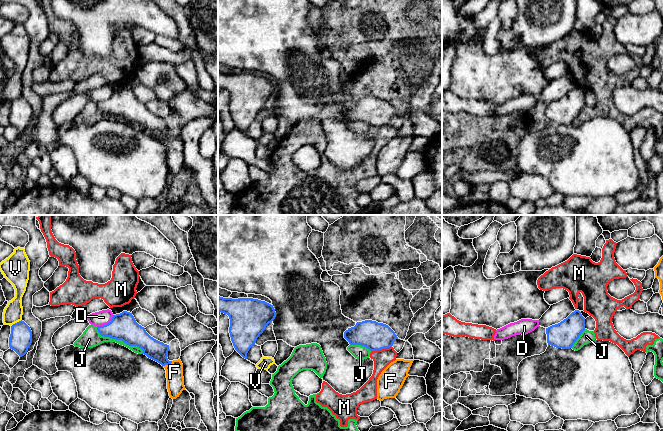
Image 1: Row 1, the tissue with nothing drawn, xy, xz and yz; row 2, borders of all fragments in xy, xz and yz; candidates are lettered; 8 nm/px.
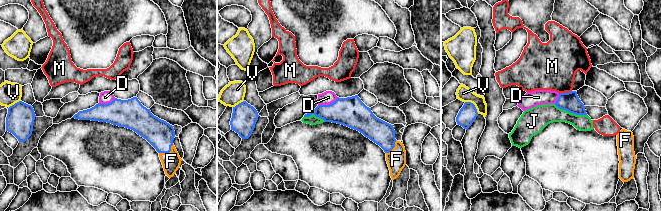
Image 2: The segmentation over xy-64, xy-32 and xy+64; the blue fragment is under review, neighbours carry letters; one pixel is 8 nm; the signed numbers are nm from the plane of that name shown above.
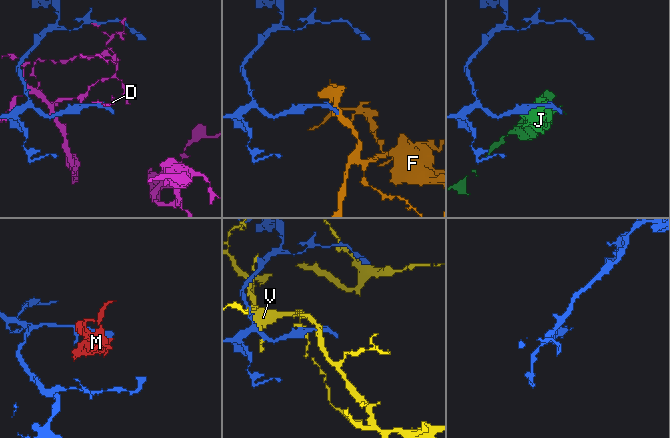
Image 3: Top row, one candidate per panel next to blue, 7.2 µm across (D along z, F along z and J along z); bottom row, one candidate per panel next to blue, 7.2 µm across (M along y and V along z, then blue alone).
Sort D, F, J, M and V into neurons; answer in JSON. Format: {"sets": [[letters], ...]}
{"sets": [["D"], ["F"], ["J", "M"], ["V"]]}

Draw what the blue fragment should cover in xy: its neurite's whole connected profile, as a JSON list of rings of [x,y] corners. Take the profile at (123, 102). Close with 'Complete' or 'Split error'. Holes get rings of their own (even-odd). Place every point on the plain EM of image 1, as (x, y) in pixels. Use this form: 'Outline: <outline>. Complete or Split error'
Outline: [[[123,87],[113,91],[108,100],[97,102],[97,106],[101,112],[122,116],[129,122],[141,124],[142,130],[161,140],[166,146],[170,174],[176,175],[185,166],[181,136],[169,137],[169,121],[151,113],[145,104],[136,98],[132,89]]]. Split error

